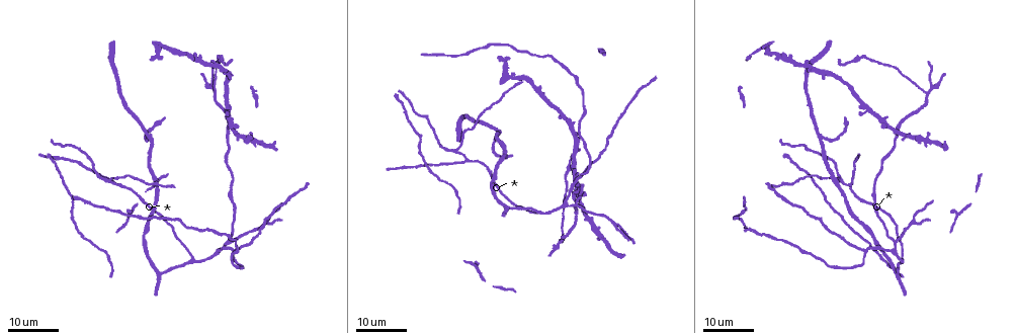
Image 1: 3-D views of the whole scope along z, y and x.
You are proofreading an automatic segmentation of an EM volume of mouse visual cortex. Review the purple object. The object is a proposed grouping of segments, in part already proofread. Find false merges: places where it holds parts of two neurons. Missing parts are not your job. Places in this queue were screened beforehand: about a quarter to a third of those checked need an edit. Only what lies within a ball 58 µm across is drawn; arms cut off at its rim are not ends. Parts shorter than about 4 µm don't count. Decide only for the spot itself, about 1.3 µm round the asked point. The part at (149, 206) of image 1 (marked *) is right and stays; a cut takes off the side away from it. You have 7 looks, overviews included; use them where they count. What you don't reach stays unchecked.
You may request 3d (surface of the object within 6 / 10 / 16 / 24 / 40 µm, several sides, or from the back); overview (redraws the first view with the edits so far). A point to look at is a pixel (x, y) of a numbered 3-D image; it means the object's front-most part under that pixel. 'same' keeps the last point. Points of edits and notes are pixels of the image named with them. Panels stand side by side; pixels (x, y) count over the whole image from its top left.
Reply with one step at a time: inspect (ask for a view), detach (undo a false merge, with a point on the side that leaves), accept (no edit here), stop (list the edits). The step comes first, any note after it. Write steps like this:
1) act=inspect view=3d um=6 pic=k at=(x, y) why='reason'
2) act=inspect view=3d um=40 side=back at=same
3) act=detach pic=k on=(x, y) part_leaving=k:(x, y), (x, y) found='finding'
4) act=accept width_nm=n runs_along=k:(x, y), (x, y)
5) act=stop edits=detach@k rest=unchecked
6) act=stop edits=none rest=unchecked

act=inspect view=3d um=24 pic=1 at=(865, 251) why='three-way junction'

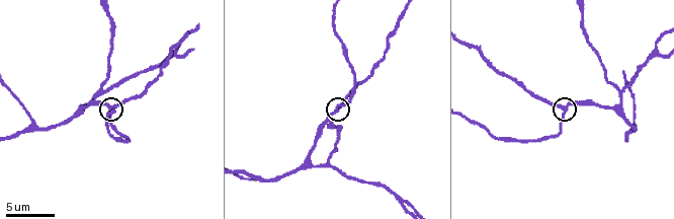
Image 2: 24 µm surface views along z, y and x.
act=inspect view=3d um=6 pic=2 at=(109, 109)

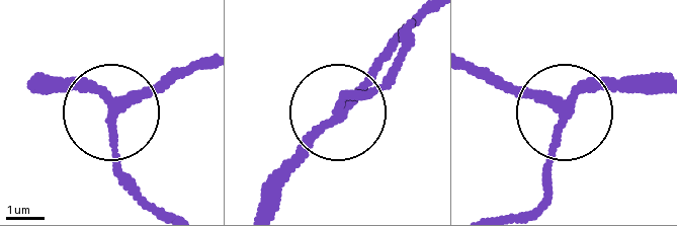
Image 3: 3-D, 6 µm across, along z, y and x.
act=accept runs_along=3:(659, 89), (591, 89), (553, 105), (497, 89) found='continuous, no second neuron'

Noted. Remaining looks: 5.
act=inspect view=3d um=10 pic=2 at=(618, 89) why='a fork'

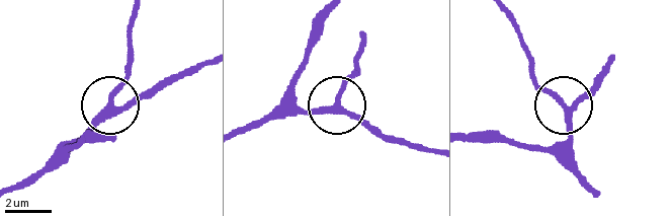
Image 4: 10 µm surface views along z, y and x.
act=inspect view=3d um=6 pic=4 at=(338, 104) why='closer look'

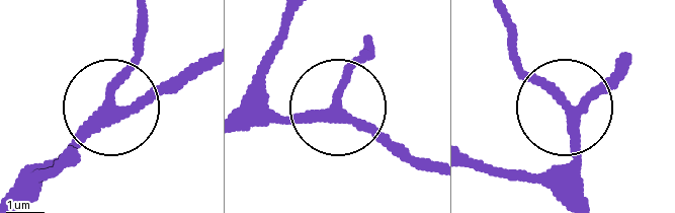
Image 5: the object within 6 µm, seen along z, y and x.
act=accept runs_along=5:(246, 129), (342, 110), (407, 158) found='one neuron here'

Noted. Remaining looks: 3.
act=inspect view=3d um=6 pic=2 at=(406, 200) why='thick turns thin'

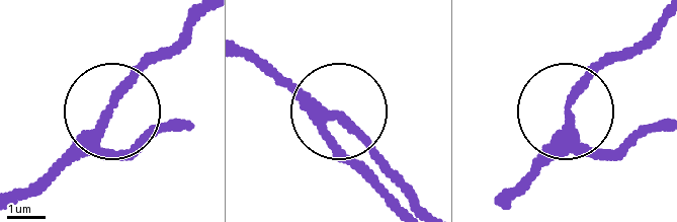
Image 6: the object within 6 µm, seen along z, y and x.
act=inspect view=3d um=6 side=back pic=6 at=(104, 118)

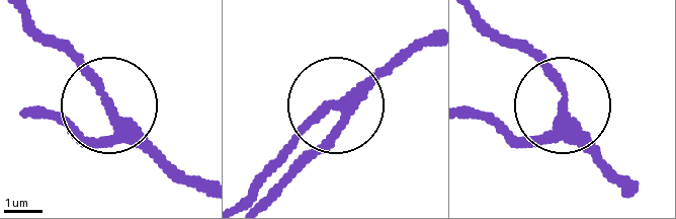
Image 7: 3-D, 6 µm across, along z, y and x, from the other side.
act=accept runs_along=7:(205, 195), (54, 46) found='continuous, no second neuron'

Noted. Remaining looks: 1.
act=stop edits=none rest=unchecked

